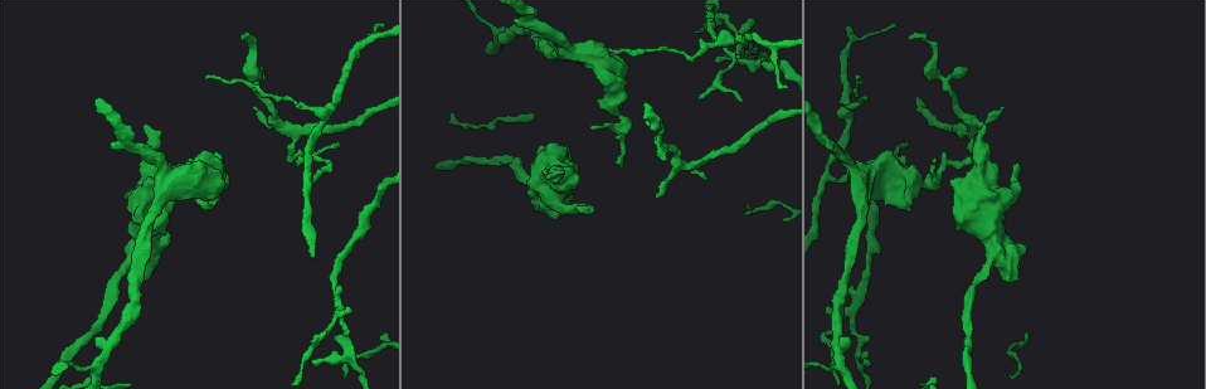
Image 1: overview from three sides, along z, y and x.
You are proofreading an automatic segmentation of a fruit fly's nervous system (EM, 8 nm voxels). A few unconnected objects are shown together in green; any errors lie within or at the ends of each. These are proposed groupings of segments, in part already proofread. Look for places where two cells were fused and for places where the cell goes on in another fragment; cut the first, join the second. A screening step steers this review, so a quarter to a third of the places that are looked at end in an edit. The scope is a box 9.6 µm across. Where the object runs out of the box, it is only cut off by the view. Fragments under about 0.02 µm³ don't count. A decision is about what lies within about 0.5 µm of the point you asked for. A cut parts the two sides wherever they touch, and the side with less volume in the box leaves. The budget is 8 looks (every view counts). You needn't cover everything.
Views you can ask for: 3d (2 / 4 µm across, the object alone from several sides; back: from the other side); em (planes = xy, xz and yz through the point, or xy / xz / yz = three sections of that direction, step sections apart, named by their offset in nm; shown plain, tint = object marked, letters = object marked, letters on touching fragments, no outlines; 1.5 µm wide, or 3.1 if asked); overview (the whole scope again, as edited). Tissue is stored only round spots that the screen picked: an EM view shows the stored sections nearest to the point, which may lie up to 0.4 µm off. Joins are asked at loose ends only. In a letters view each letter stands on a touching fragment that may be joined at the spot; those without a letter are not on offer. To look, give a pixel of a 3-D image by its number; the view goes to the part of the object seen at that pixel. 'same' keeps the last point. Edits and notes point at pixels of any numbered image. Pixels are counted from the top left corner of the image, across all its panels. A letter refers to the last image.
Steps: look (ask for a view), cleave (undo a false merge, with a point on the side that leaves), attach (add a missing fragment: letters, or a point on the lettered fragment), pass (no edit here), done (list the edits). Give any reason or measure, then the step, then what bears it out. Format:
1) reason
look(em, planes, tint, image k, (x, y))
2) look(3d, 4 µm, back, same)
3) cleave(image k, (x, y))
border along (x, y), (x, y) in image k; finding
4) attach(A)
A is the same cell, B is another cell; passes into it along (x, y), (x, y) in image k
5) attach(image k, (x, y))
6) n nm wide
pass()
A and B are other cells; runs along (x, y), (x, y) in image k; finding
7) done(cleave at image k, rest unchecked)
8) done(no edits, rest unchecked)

branch stops here
look(3d, 2 µm, image 1, (204, 78))

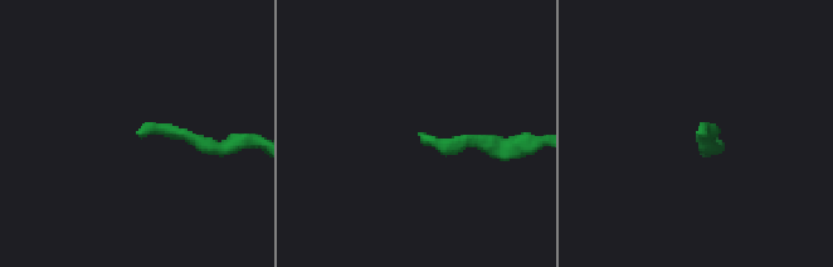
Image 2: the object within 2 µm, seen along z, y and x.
now the EM
look(em, xz, step 4, letters, image 2, (141, 139))

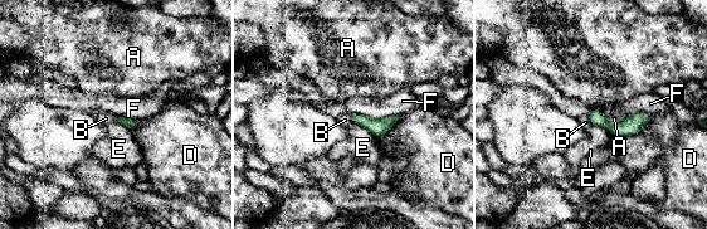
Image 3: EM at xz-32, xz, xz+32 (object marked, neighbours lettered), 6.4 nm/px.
pass()
A, B, D, E and F are other cells; border along (600, 112), (612, 121), (629, 116) in image 3; no lettered fragment goes on from it

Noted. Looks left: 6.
tapers out
look(em, planes, letters, image 1, (969, 155))

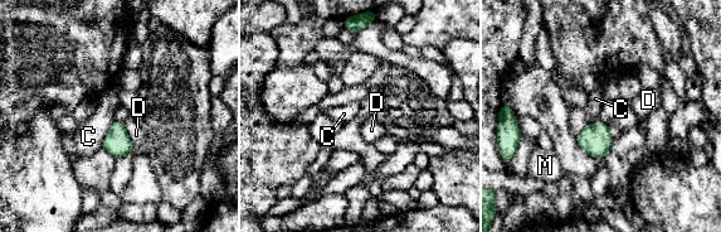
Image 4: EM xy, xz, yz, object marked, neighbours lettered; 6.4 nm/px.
pass()
C, D and M are other cells; no lettered fragment goes on from it

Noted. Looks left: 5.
look(em, planes, tint, image 1, (1001, 107))

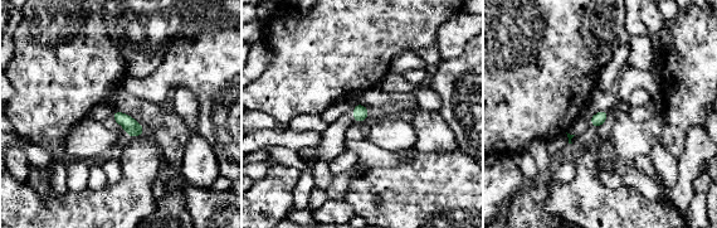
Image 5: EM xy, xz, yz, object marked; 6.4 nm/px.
look(em, planes, letters, same)

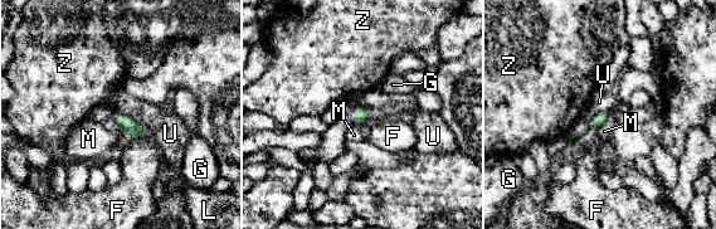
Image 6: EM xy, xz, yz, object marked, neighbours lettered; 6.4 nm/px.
pass()
F, G, L, M, U and Z are other cells; border along (116, 111), (130, 116), (145, 132) in image 6; no lettered fragment goes on from it

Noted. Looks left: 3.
done(no edits, rest unchecked)

